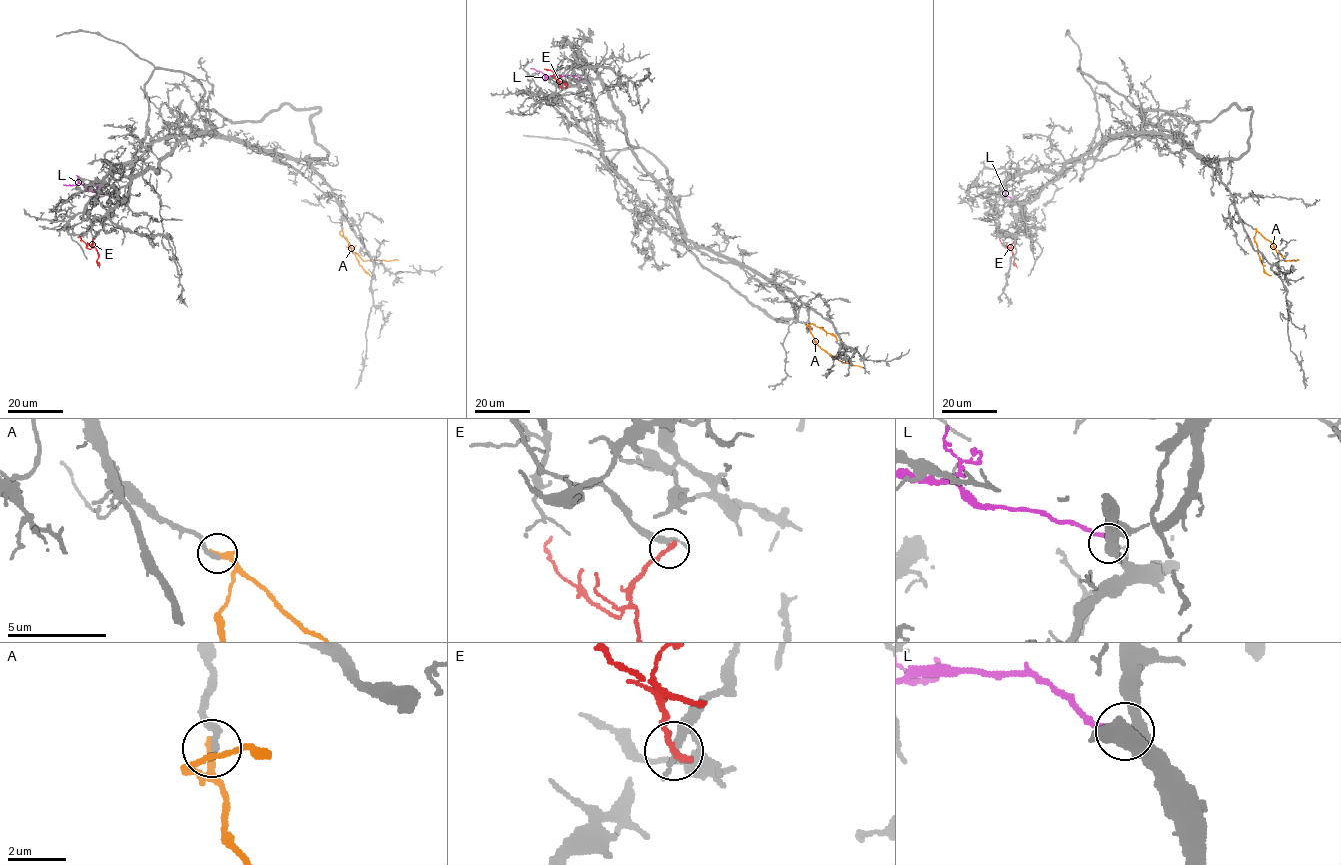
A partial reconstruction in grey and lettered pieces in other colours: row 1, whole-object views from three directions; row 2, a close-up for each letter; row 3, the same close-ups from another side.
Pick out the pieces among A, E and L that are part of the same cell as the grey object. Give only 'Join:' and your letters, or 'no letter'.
Join: no letter

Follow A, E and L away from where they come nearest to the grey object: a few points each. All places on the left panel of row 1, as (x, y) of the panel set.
A: (341, 229), (352, 252), (363, 260), (398, 260)
E: (93, 239), (88, 249), (77, 237)
L: (118, 199), (89, 190), (78, 182), (63, 184)

